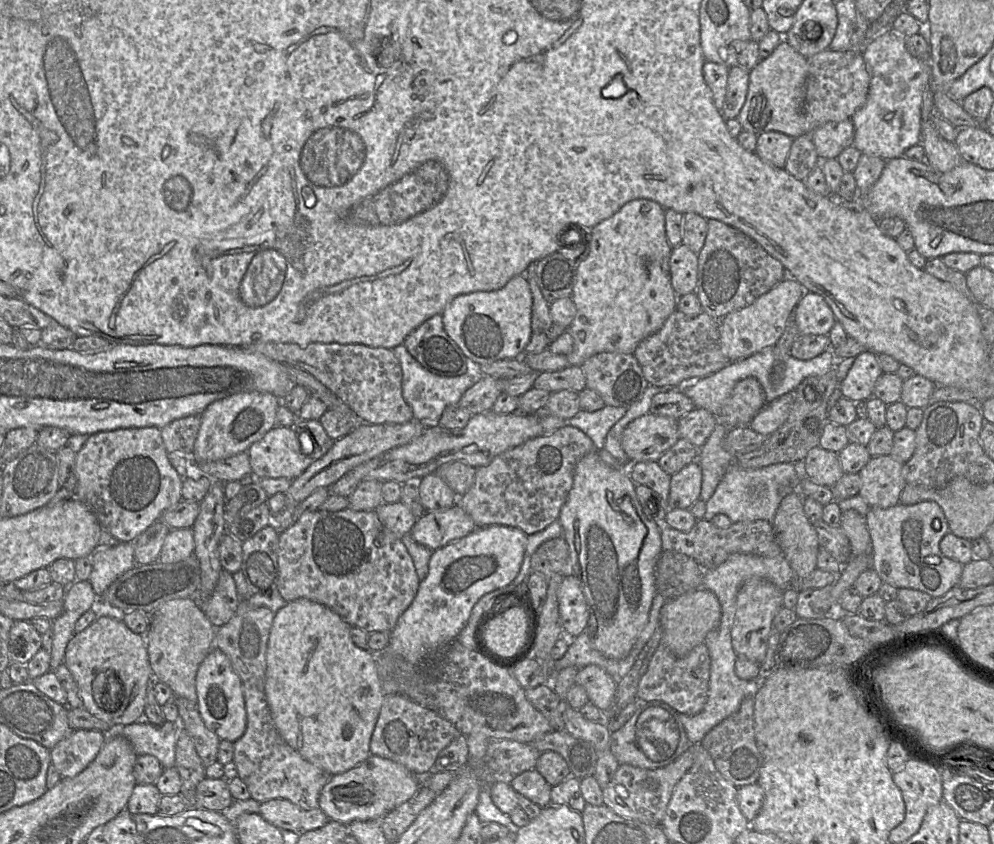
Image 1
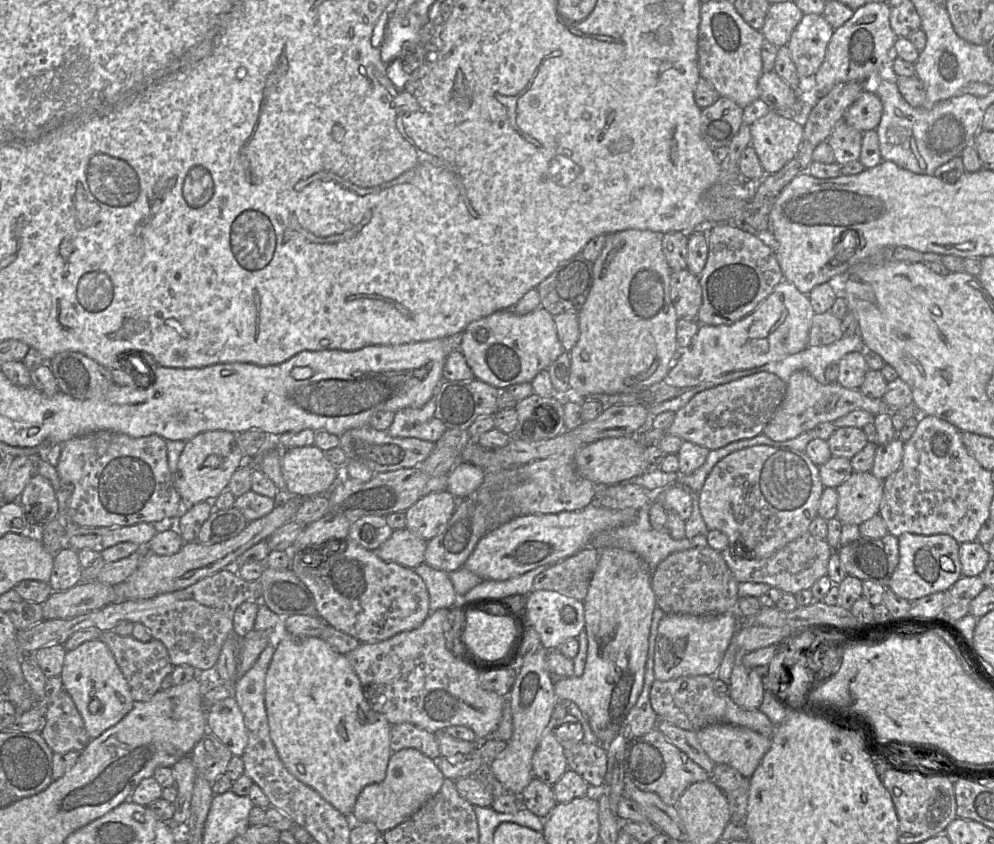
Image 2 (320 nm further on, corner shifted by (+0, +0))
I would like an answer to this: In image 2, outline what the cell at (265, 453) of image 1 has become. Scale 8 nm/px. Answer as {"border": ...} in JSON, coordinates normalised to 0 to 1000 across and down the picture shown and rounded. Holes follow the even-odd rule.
{"border":[[[317,527],[284,533],[283,557],[288,579],[307,590],[330,585],[345,565],[342,553],[336,552]]]}

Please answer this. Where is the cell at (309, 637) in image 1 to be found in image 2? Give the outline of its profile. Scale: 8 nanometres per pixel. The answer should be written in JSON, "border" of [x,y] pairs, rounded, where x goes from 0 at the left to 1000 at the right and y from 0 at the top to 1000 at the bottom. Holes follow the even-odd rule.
{"border":[[[288,750],[279,763],[268,797],[267,839],[272,873],[288,911],[353,970],[365,934],[387,923],[394,893],[394,860],[368,831],[361,803],[347,776],[339,773],[323,755],[296,755]]]}

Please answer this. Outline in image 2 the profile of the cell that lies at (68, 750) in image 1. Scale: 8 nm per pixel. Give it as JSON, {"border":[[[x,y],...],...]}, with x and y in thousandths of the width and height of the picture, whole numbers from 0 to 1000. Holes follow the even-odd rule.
{"border":[[[65,818],[46,835],[46,854],[40,868],[54,892],[81,891],[92,877],[72,826]]]}

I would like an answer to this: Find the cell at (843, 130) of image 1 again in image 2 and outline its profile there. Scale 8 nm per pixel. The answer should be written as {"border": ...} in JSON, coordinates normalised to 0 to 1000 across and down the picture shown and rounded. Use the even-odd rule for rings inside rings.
{"border":[[[868,107],[853,128],[849,143],[866,156],[879,154],[886,142],[887,133],[884,114],[880,109]]]}

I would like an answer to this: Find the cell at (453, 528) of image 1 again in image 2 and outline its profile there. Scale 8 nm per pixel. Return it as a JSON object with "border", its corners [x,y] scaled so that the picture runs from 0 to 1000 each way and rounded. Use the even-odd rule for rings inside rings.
{"border":[[[410,627],[396,628],[393,635],[375,654],[387,666],[396,666],[412,674],[428,666],[430,641]]]}

